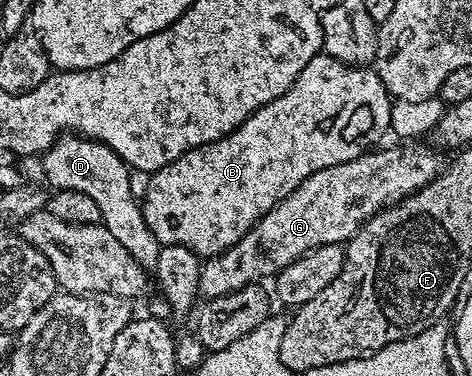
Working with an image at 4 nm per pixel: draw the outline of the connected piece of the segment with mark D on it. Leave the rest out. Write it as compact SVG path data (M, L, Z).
M65 134L58 137L56 143L42 155L41 160L43 174L52 189L86 194L87 198L94 200L98 204L102 224L127 248L130 259L139 268L141 266L149 272L156 269L163 248L151 235L142 216L140 203L131 192L131 170L118 155L97 140Z

